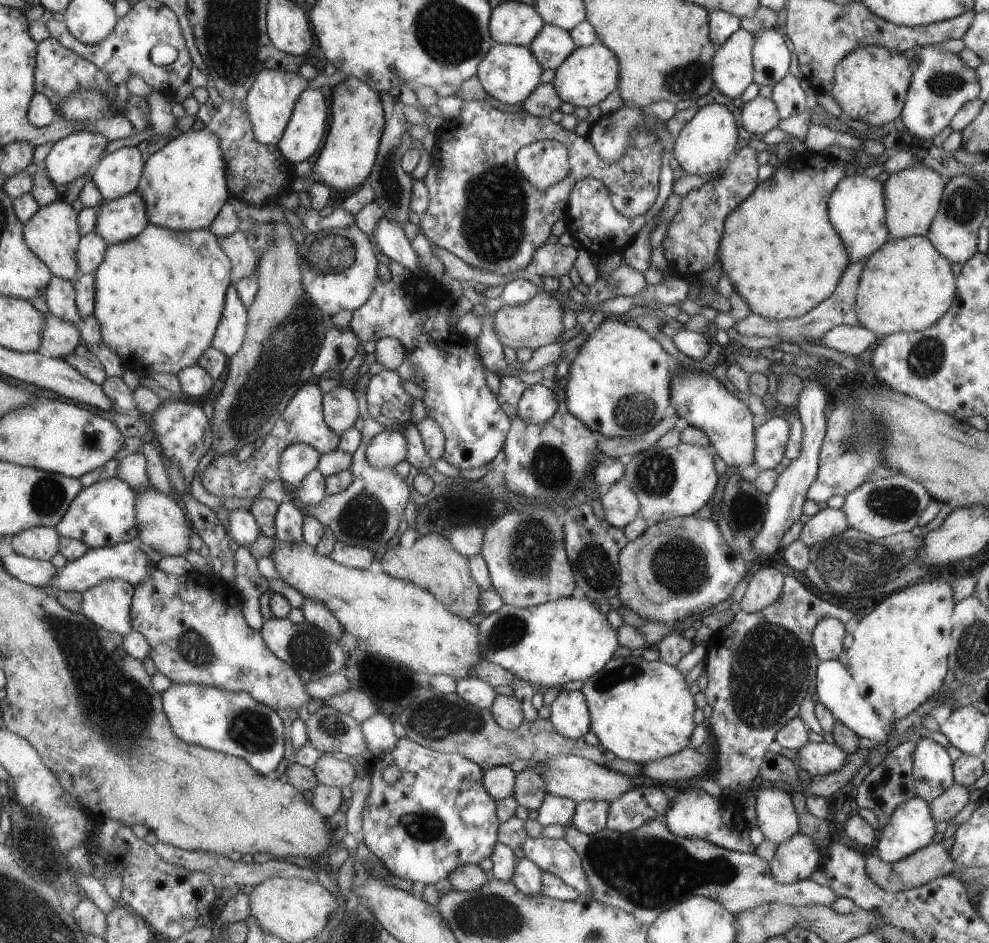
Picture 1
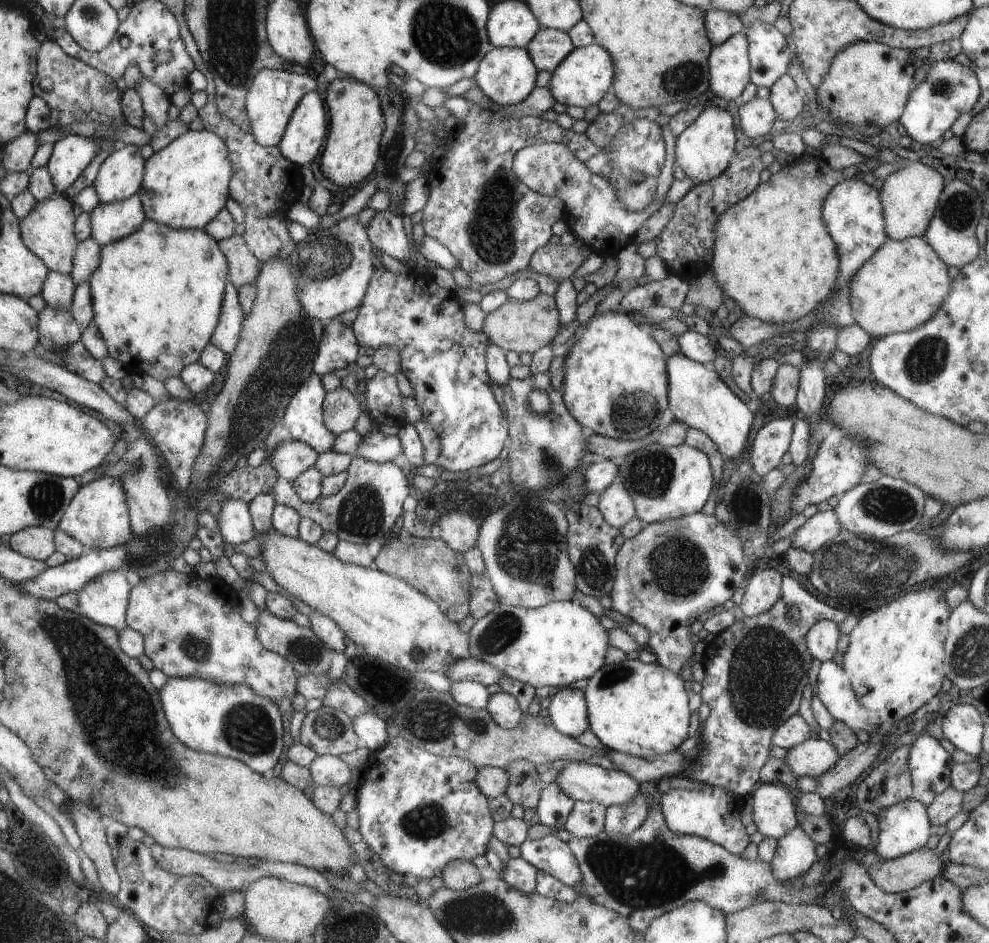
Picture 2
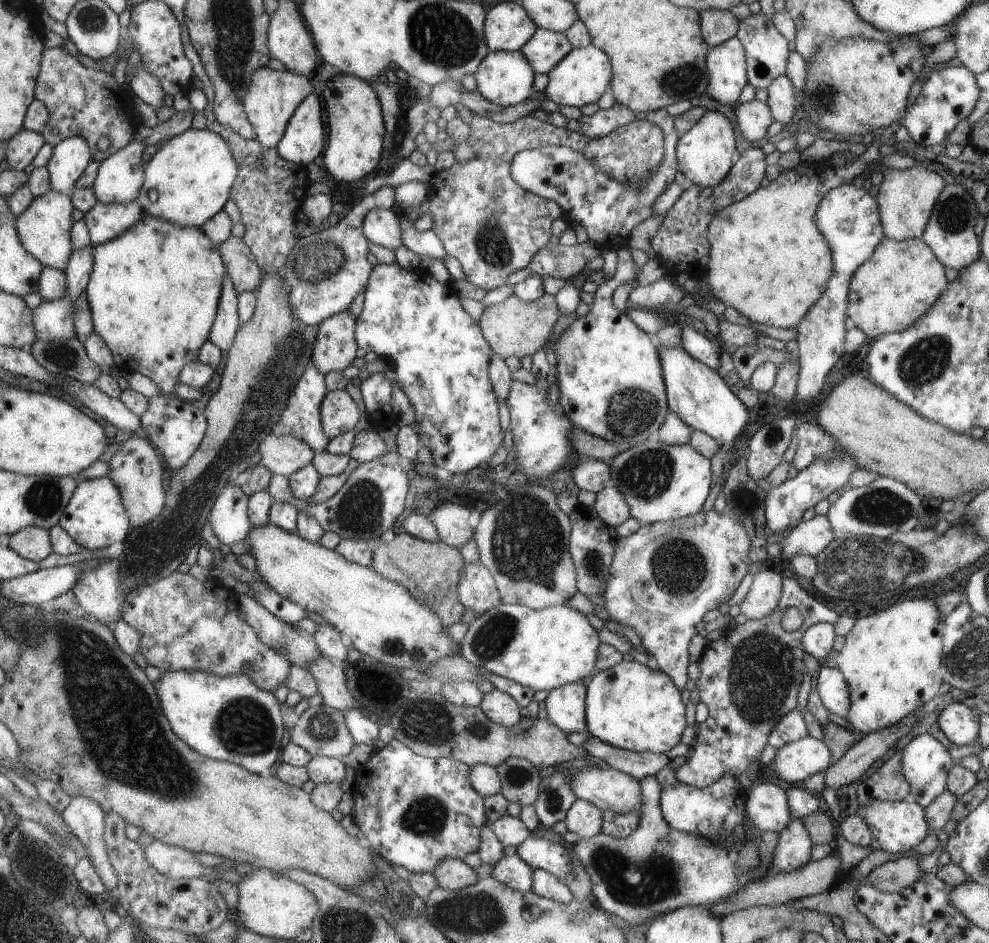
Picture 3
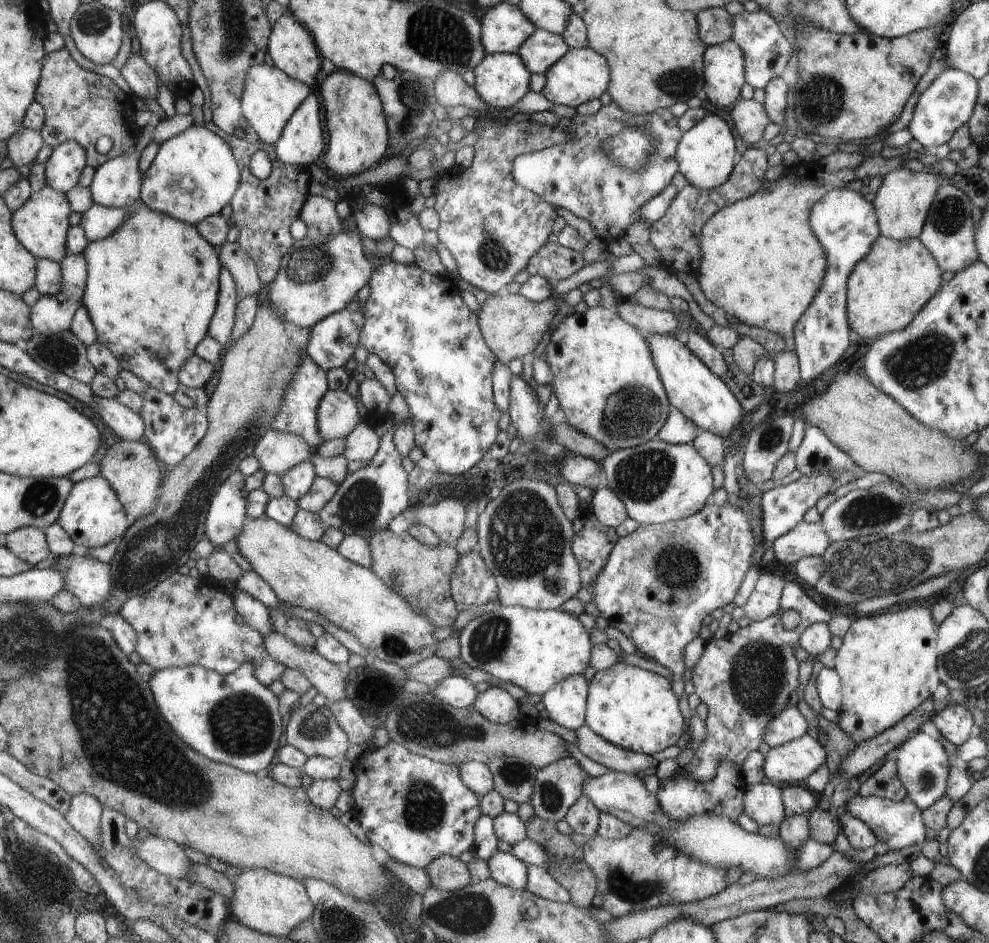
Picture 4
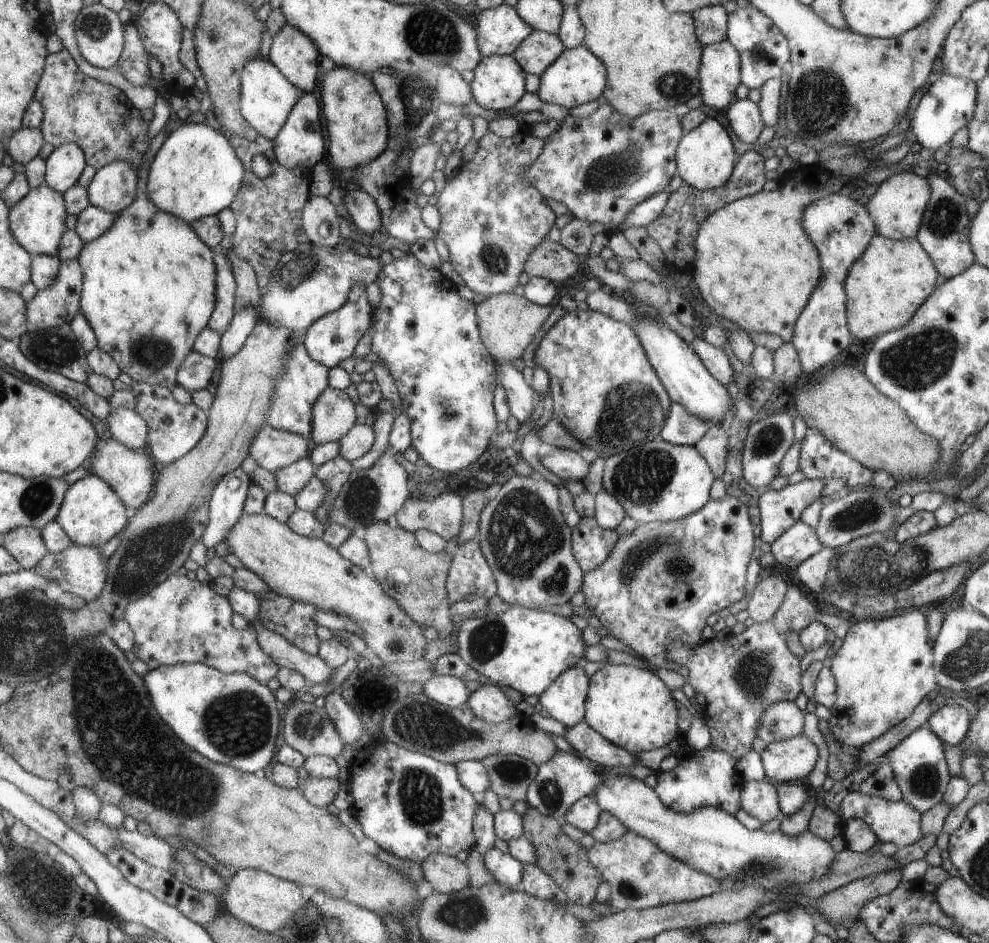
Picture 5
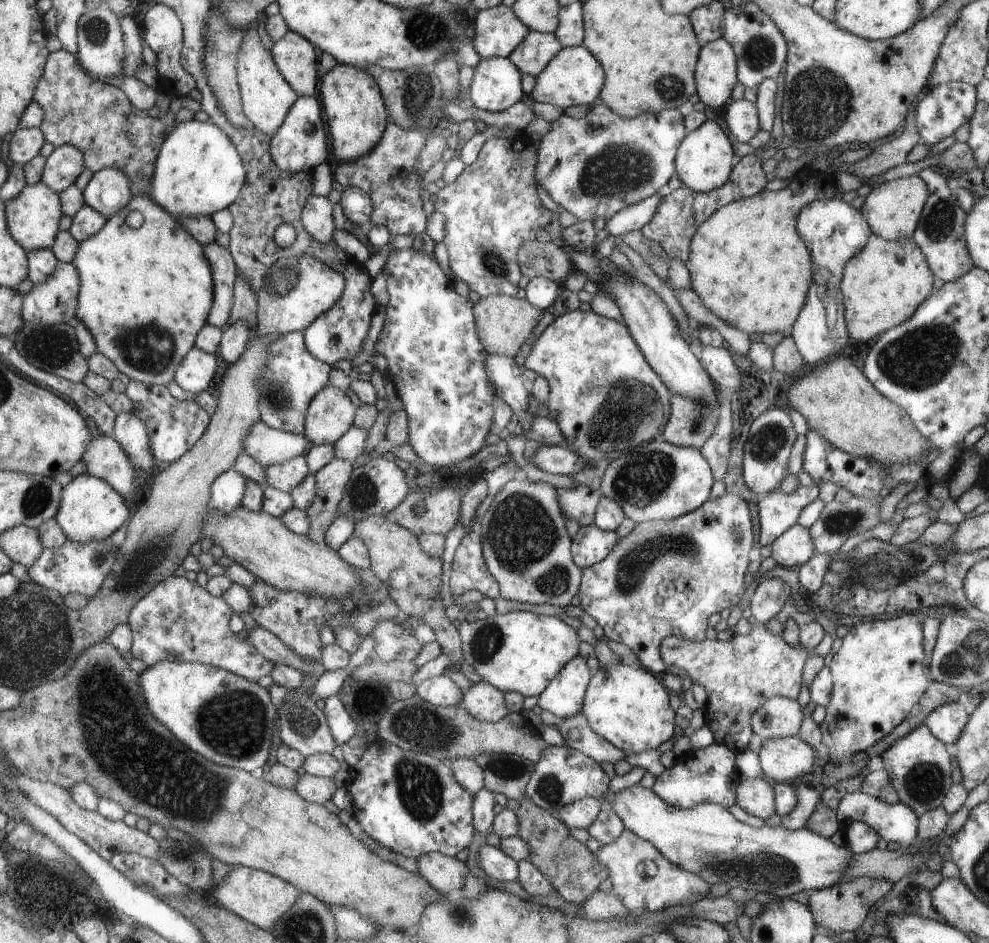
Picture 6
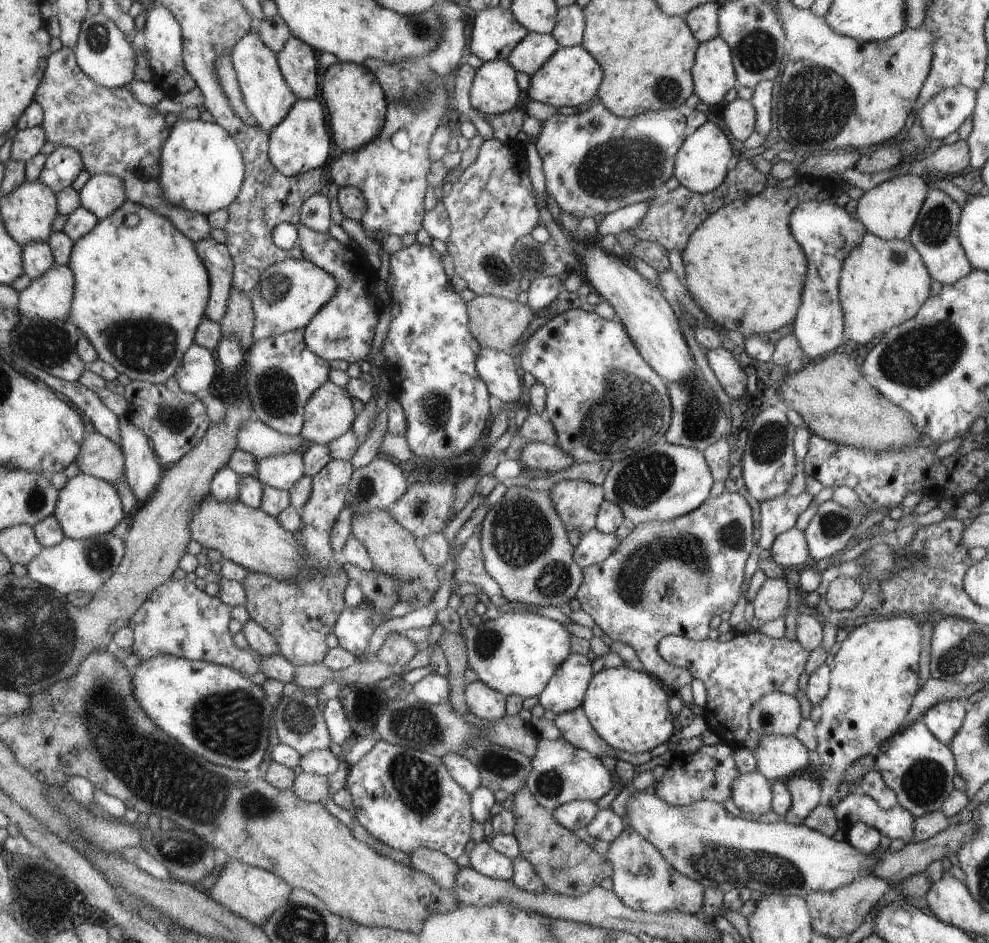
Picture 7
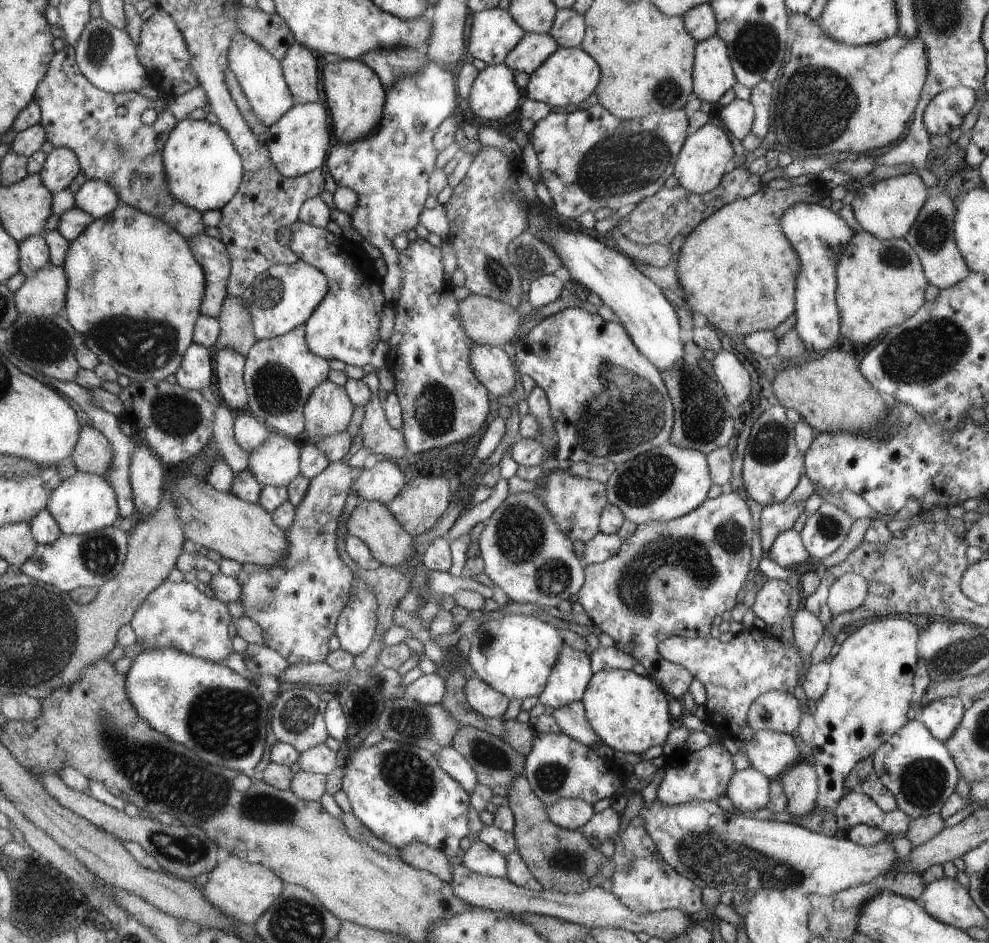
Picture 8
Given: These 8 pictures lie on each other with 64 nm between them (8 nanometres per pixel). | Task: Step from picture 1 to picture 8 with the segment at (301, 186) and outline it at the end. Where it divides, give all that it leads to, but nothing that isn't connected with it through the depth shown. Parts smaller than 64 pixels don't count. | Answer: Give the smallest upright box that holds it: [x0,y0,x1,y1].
[324,59,388,144]

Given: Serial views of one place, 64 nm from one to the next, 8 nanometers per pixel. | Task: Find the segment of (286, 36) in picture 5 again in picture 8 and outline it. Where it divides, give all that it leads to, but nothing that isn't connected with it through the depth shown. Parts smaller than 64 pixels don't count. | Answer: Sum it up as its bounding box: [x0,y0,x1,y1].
[284,41,318,104]

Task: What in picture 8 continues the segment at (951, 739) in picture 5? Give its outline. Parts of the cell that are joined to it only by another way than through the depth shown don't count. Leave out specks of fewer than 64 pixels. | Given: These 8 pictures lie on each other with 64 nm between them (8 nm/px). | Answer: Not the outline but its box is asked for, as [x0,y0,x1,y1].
[918,696,964,743]

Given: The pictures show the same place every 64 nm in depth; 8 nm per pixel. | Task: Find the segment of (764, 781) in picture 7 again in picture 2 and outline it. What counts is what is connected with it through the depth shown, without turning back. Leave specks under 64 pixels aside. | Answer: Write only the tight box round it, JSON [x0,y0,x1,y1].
[752,782,797,840]

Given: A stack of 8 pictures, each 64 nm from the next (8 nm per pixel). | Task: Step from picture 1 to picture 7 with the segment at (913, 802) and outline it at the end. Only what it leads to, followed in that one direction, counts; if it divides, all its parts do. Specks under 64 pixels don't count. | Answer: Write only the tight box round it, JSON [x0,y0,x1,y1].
[833,790,915,843]

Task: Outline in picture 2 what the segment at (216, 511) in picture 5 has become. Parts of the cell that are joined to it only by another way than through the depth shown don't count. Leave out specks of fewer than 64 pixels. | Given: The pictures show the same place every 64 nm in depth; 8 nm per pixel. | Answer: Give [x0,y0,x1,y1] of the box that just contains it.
[216,498,256,545]

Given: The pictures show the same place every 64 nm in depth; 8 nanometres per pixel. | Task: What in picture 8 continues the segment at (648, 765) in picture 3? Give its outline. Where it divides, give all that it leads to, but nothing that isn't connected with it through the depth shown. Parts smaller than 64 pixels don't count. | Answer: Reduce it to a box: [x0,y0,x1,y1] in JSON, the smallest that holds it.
[552,700,601,748]

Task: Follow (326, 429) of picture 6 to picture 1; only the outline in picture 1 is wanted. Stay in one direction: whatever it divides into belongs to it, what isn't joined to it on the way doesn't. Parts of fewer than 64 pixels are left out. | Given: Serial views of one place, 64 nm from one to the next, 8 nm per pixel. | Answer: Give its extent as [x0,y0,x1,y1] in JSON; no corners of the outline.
[324,385,358,434]

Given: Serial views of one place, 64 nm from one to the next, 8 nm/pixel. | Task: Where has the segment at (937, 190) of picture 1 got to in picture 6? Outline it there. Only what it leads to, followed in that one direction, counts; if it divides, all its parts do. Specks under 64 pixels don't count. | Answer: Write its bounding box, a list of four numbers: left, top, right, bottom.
[860,174,929,241]

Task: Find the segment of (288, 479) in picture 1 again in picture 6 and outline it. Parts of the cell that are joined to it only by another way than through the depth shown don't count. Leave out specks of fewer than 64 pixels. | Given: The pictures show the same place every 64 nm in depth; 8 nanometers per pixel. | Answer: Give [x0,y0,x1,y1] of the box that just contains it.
[245,421,309,468]

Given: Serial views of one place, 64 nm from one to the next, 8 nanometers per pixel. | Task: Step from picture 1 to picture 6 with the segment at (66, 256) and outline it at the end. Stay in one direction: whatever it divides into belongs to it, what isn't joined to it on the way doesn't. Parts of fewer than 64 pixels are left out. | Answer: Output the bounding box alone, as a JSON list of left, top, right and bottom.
[7,182,66,250]

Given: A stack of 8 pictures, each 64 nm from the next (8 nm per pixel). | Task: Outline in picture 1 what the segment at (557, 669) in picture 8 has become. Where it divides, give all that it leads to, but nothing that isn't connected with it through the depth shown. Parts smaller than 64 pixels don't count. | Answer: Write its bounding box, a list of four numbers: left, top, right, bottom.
[549,690,592,739]

